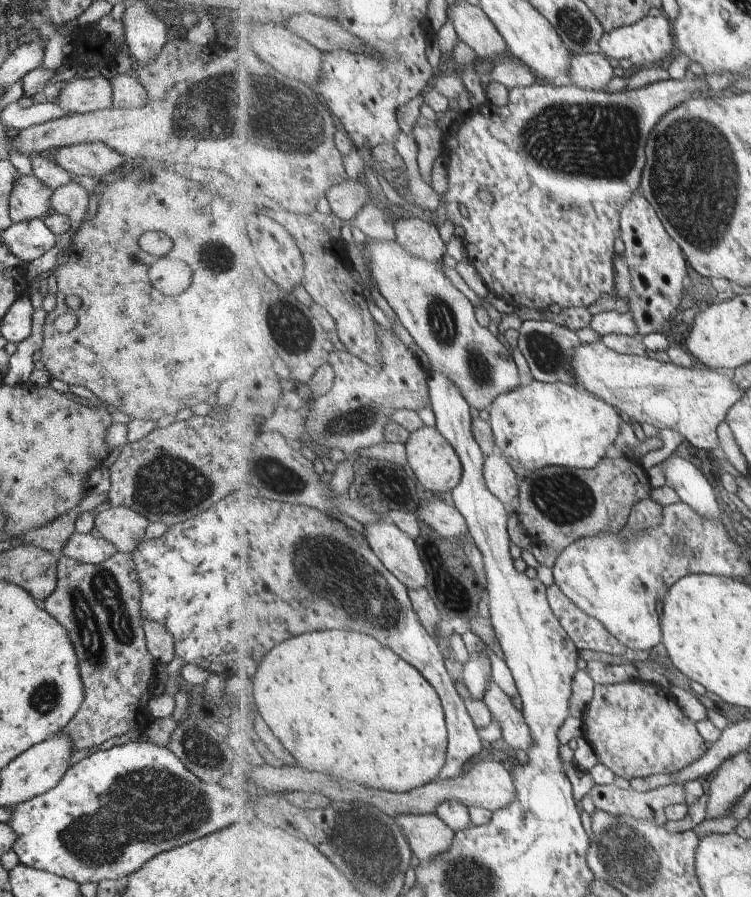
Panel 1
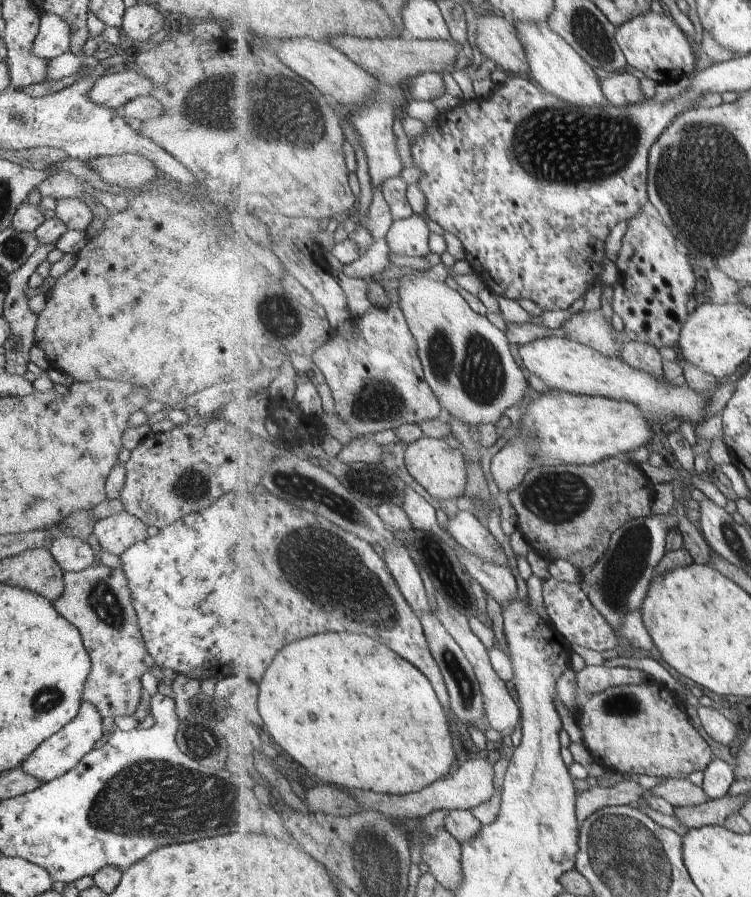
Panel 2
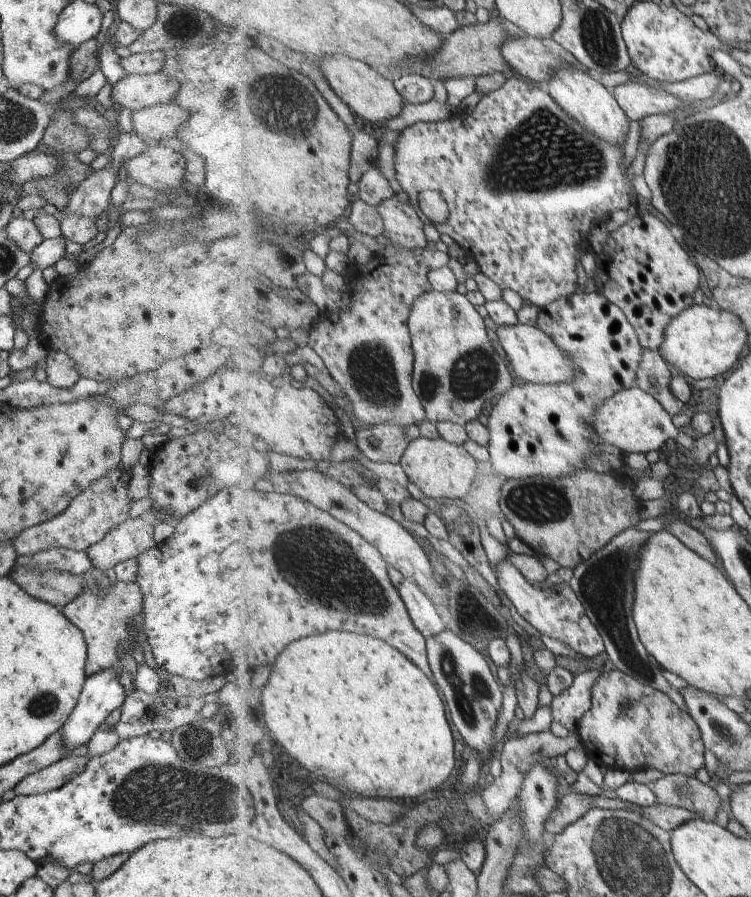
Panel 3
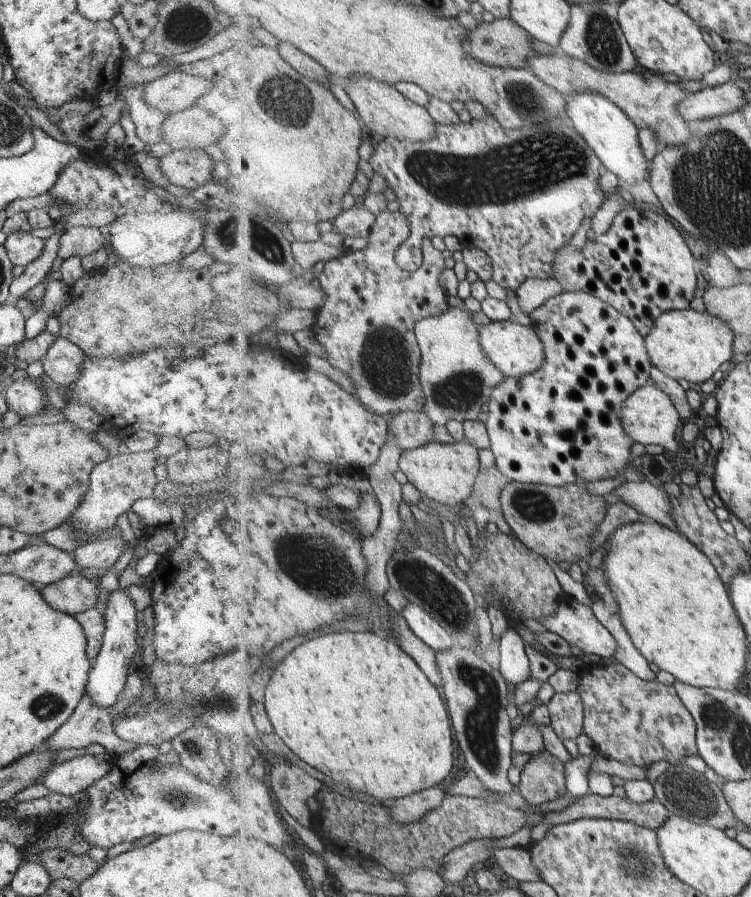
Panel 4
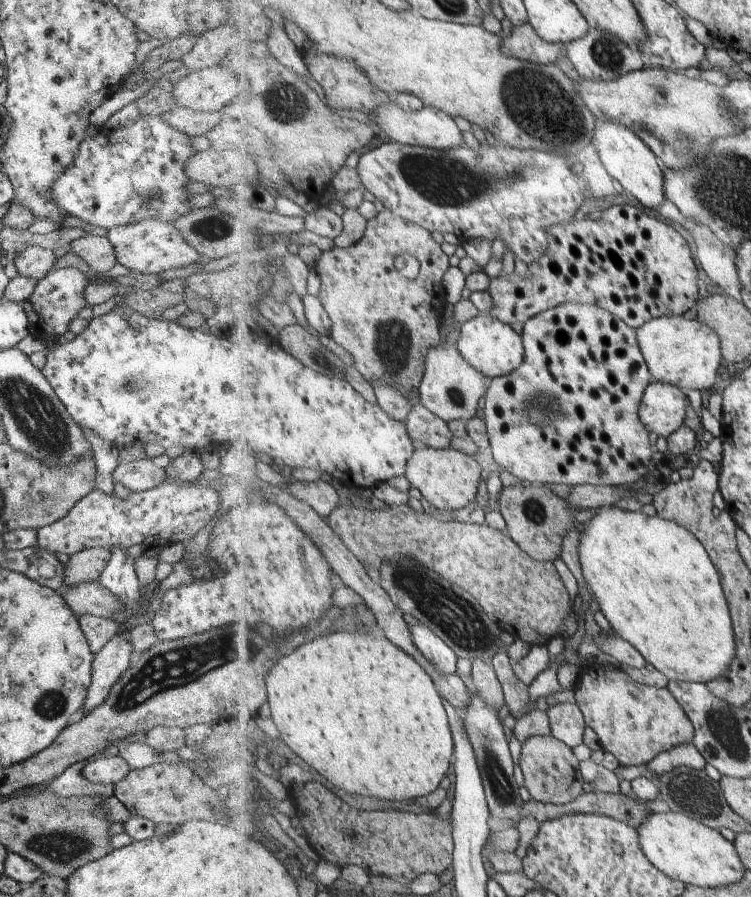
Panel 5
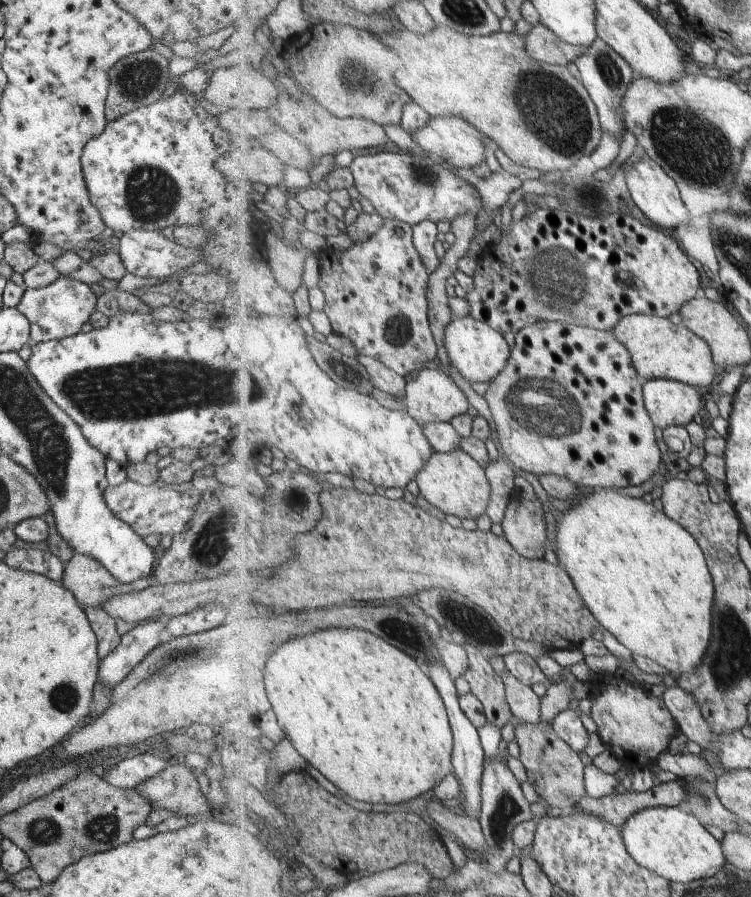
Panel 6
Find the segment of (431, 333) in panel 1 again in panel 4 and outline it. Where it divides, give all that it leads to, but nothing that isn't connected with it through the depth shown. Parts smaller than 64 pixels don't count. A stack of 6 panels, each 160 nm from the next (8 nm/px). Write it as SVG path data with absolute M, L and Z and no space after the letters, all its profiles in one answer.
M451 307L447 312L436 317L426 317L416 324L416 337L421 345L423 358L420 379L425 392L425 406L421 411L426 412L436 425L447 426L453 419L462 423L476 421L481 408L491 400L493 389L507 378L481 346L479 333L479 326L467 308Z

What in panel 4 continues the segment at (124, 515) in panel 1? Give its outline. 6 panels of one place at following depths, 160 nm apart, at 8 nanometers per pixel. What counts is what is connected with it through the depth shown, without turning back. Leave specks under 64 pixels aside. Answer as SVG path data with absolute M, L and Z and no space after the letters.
M120 536L91 541L75 547L71 555L77 568L110 568L119 558L123 550L123 542Z

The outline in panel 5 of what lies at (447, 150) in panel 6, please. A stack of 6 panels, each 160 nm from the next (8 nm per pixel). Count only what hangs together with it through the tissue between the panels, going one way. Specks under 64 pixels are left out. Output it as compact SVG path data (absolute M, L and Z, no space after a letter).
M383 105L372 114L371 118L377 122L380 132L385 134L391 141L416 147L429 147L445 151L465 145L463 131L457 126L450 114L434 107L423 107L420 111L409 112L399 105Z

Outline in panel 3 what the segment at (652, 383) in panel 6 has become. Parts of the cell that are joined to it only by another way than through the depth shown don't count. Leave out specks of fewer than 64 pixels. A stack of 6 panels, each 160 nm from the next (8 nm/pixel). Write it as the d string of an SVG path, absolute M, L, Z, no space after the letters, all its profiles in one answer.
M639 386L622 390L607 399L598 409L594 420L598 442L602 447L616 446L622 454L631 452L659 451L667 440L675 440L680 430L673 424L672 414L652 394Z

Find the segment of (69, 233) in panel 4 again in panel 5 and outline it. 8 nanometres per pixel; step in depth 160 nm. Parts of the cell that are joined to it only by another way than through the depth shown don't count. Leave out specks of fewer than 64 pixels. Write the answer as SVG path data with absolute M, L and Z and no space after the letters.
M88 235L72 241L67 249L71 249L87 264L88 268L95 272L104 273L116 263L111 243L107 237Z

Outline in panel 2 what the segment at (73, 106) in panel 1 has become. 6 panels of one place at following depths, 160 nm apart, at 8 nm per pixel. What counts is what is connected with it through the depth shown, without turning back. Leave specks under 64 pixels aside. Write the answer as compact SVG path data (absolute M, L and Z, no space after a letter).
M121 70L102 75L93 82L93 86L87 92L87 98L95 102L97 106L118 110L125 102L137 98L137 96L148 96L151 93L152 84L145 76L133 72L133 70Z

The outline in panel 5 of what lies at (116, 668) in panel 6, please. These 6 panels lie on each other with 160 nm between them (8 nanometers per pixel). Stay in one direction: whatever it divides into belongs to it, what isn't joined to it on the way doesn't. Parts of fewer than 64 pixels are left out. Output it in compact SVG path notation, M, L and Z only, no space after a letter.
M125 635L112 636L103 648L94 654L91 665L91 684L89 684L81 713L95 708L106 699L111 685L131 664L134 654L131 642Z

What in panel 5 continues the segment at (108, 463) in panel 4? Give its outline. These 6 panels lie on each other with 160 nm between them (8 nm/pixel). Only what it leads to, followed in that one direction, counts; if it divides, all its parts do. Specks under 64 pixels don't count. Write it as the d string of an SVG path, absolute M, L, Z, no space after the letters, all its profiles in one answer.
M145 459L121 462L112 474L112 482L120 482L131 492L149 490L164 480L167 480L164 469Z

